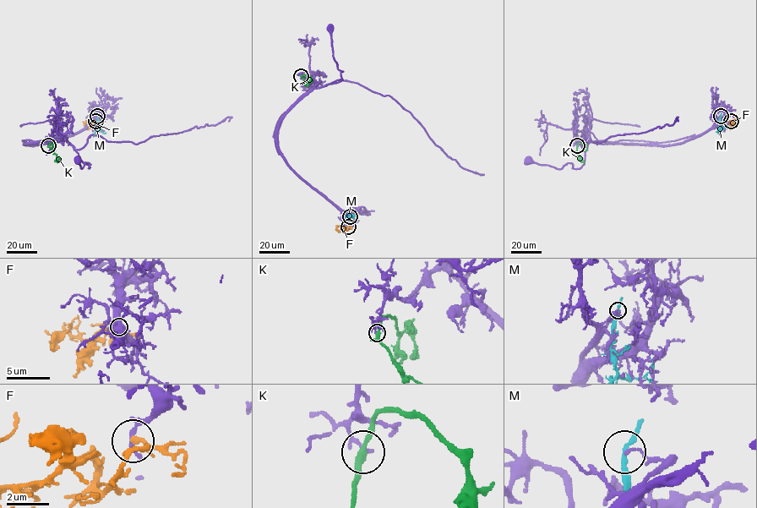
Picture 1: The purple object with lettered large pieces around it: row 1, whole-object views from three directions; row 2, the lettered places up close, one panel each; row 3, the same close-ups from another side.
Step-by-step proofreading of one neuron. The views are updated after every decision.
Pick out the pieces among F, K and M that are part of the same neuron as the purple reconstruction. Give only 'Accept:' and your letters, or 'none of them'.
Accept: none of them

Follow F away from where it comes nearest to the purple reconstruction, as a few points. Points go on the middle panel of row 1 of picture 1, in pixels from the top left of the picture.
F: (348, 226), (345, 230), (338, 230), (340, 224)

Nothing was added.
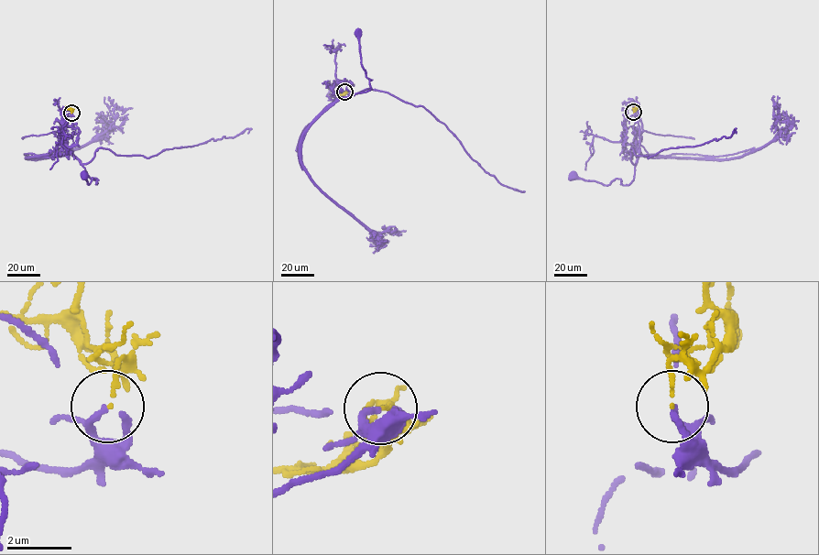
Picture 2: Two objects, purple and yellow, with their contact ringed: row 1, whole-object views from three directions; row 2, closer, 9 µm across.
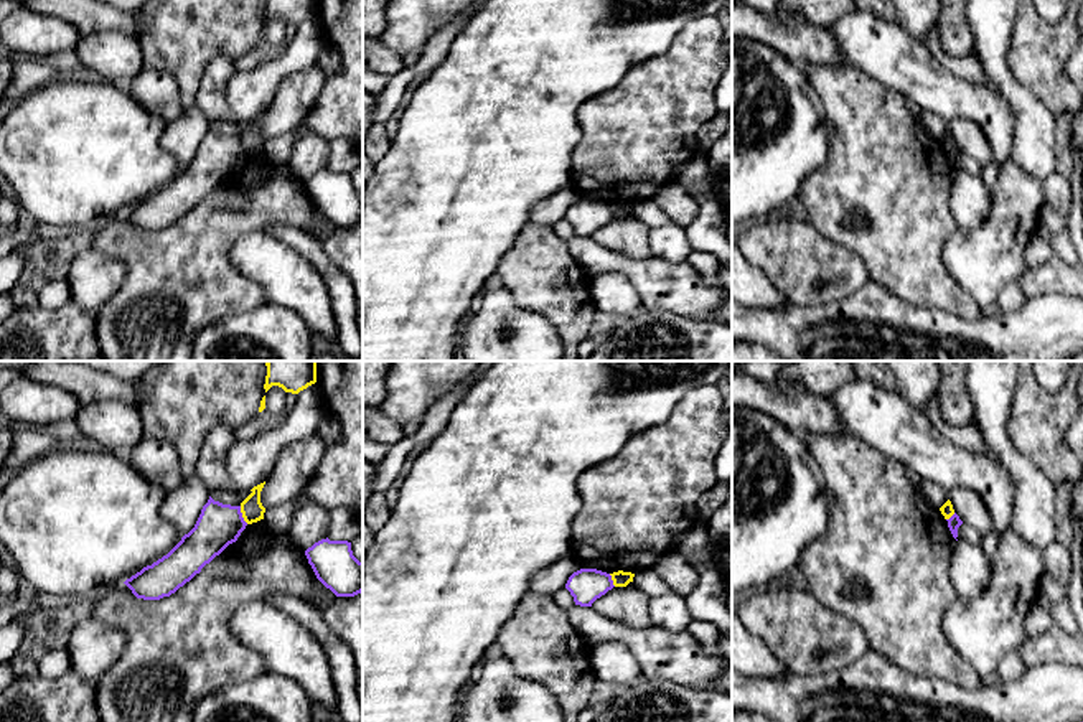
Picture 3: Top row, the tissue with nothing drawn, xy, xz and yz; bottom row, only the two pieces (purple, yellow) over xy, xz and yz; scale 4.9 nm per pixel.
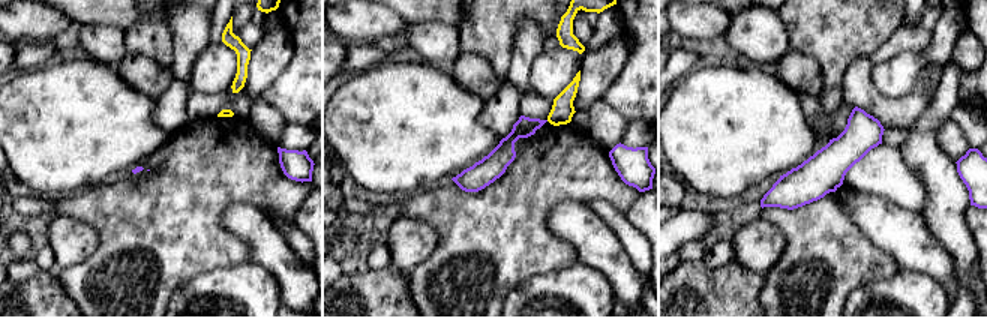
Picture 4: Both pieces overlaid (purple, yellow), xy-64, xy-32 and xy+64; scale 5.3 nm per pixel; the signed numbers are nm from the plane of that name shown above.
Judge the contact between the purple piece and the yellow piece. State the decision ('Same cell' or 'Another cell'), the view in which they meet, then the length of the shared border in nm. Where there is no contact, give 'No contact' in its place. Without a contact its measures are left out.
Another cell. Touches purple in xy. Shared border 100 nm

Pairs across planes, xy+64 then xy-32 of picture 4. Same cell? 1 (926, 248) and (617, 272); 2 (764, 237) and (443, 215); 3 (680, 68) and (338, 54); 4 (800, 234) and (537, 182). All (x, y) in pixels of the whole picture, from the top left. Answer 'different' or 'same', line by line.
1: same
2: different
3: different
4: same

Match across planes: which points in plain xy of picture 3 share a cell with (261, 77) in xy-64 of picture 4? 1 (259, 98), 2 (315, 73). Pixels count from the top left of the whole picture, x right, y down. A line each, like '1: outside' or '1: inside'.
1: outside
2: inside

